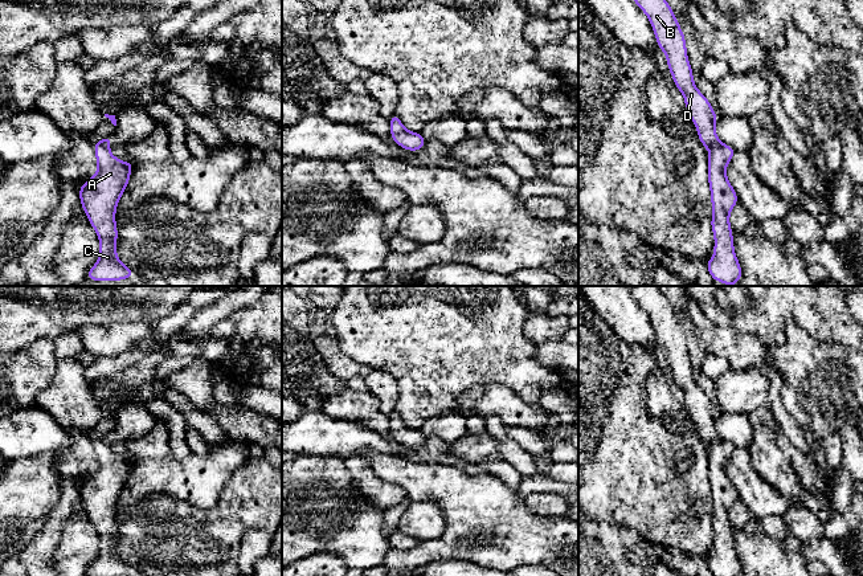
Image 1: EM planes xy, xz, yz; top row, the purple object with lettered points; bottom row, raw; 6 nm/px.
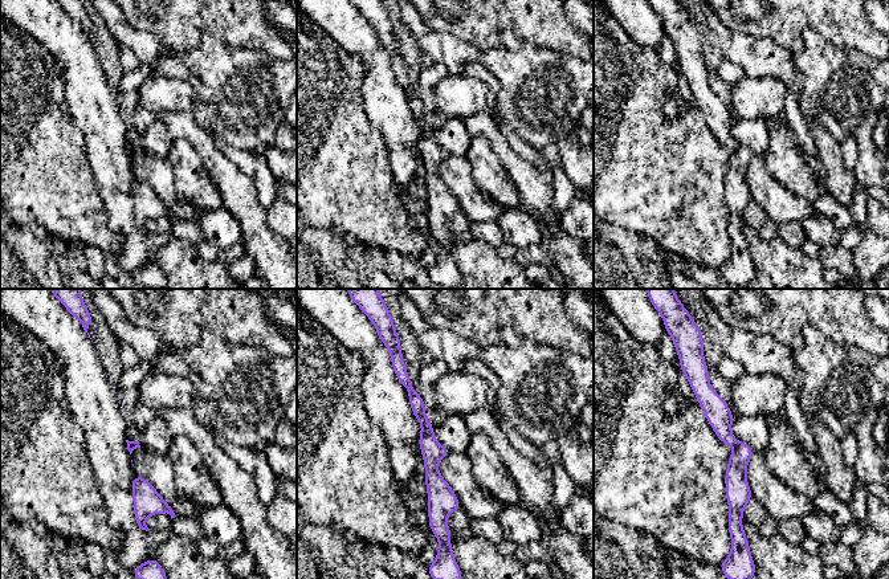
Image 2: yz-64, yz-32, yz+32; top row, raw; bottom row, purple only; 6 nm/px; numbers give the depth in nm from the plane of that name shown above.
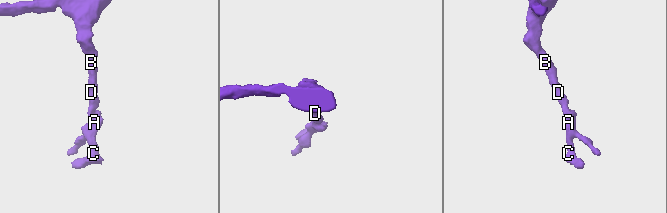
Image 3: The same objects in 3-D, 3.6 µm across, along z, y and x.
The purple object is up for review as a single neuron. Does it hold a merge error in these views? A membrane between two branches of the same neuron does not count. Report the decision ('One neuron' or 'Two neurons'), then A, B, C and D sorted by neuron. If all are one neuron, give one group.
One neuron. Groups: A B C D

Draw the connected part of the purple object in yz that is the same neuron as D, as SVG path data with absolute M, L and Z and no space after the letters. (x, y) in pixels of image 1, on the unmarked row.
M659 286L629 287L635 301L649 314L655 330L657 340L666 350L667 361L672 371L674 380L683 389L690 414L698 424L699 436L705 446L711 449L708 454L708 481L711 483L711 499L713 503L711 524L715 531L715 553L709 555L705 561L712 576L741 576L743 569L733 547L733 532L728 514L735 501L739 499L739 494L725 471L725 462L731 458L732 453L736 450L736 446L731 442L723 441L716 433L715 418L717 416L717 410L712 407L709 397L696 385L694 380L694 371L686 347L686 335L668 299L663 295Z

